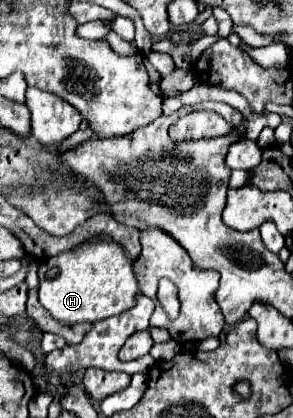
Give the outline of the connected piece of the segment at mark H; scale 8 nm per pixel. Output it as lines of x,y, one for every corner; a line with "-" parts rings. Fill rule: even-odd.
98,241
90,243
88,247
72,249
60,253
52,259
46,259
38,269
40,285
38,285
38,299
50,315
66,325
76,323
96,323
106,317
118,315
134,305
134,295
140,291
132,261
126,257
122,247
114,241

